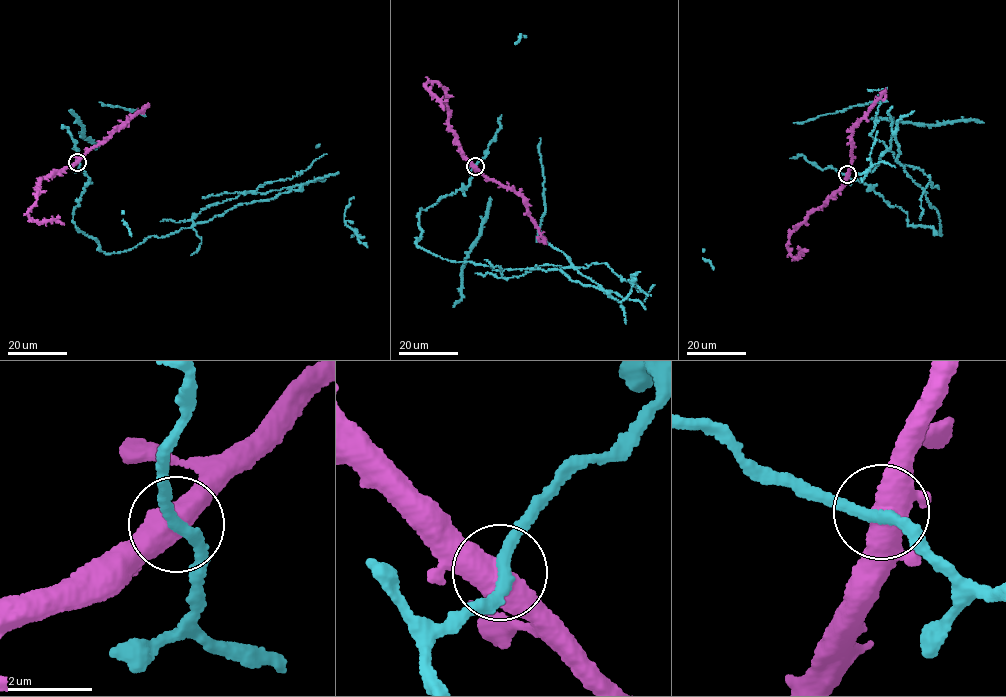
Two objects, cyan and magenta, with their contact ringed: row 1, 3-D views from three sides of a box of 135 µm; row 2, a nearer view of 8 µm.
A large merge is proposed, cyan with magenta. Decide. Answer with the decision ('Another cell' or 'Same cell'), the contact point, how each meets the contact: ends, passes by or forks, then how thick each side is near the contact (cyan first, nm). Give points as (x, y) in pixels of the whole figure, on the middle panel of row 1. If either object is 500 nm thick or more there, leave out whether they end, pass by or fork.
Another cell. Place: (475, 166). Thickness 240 nm (cyan) against 500 nm

